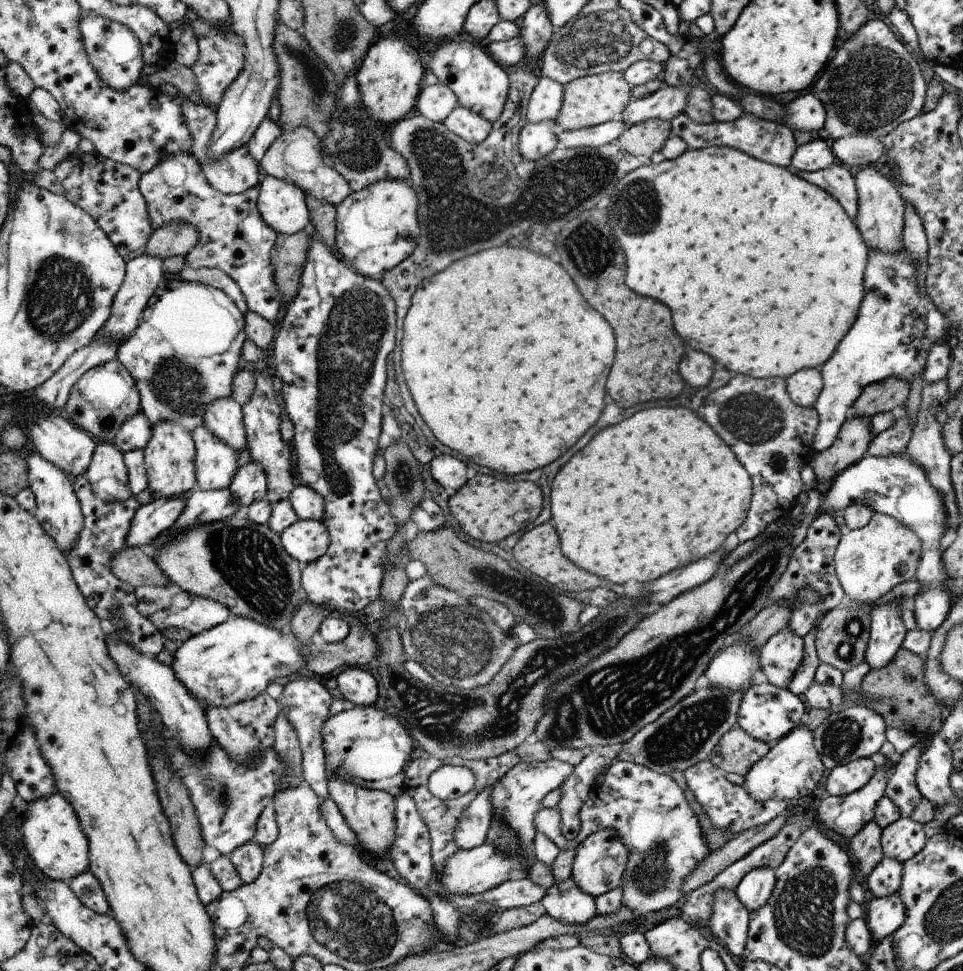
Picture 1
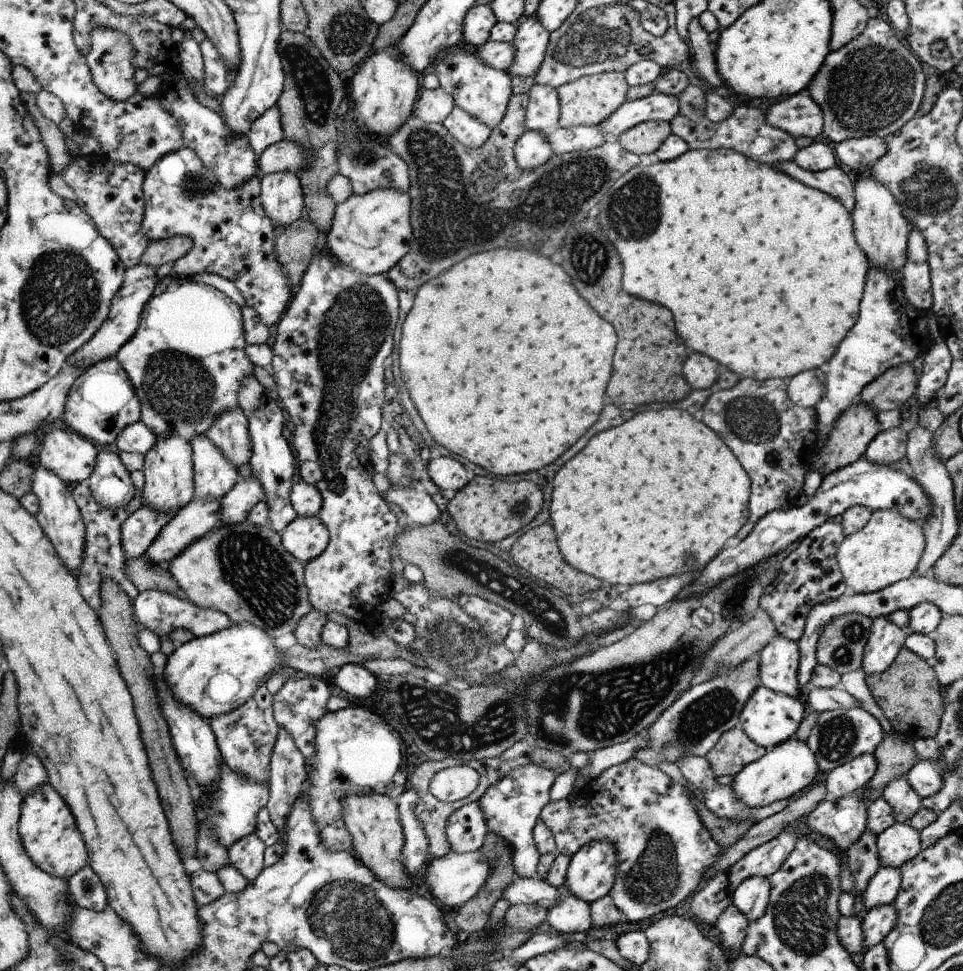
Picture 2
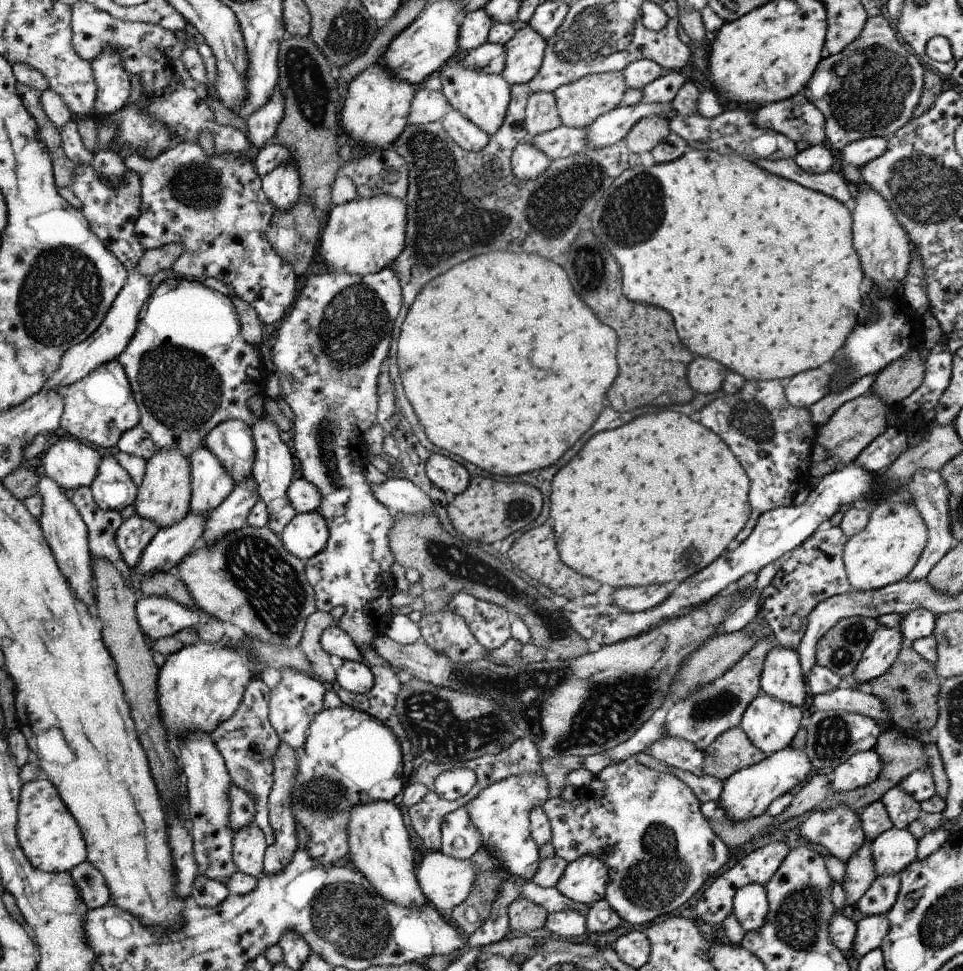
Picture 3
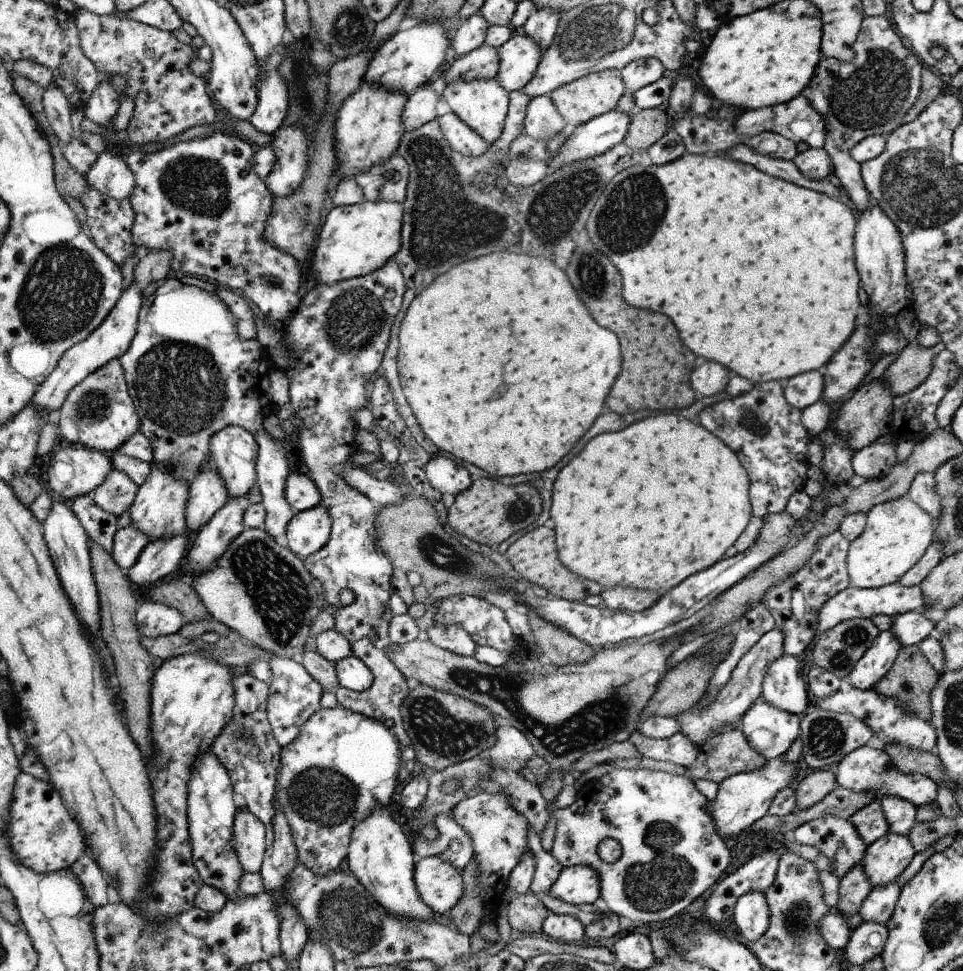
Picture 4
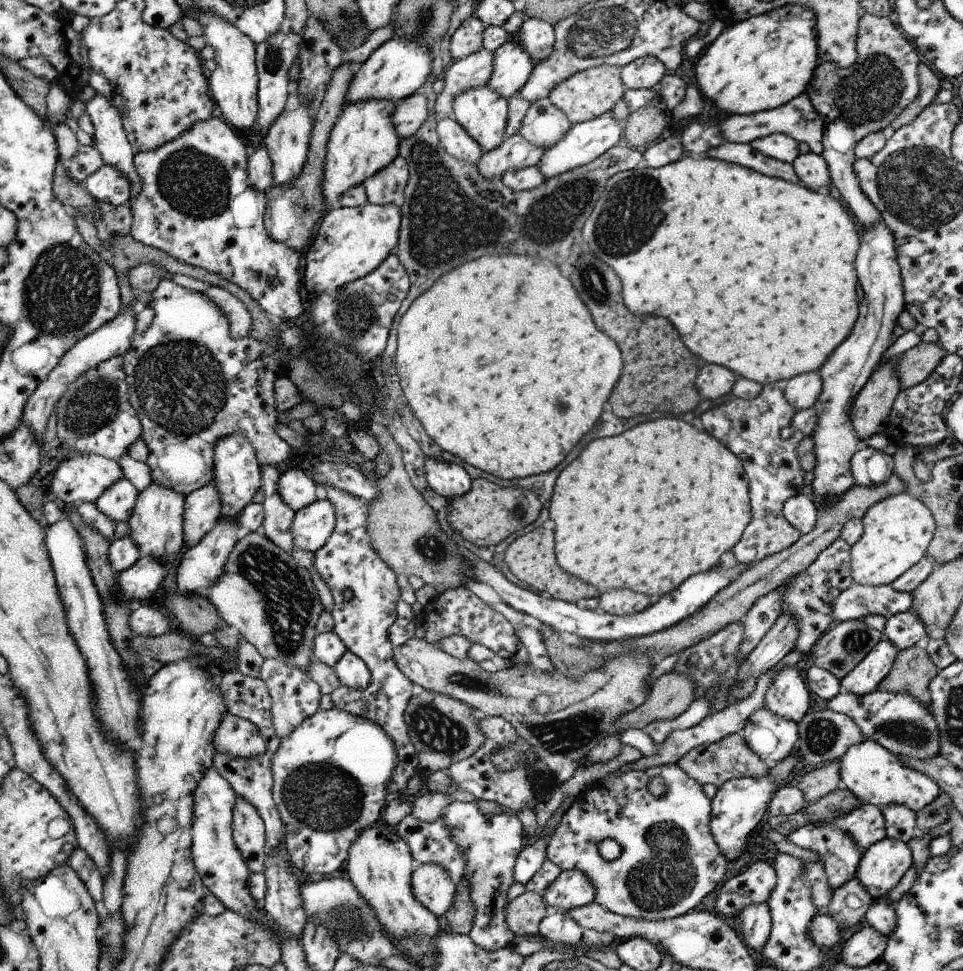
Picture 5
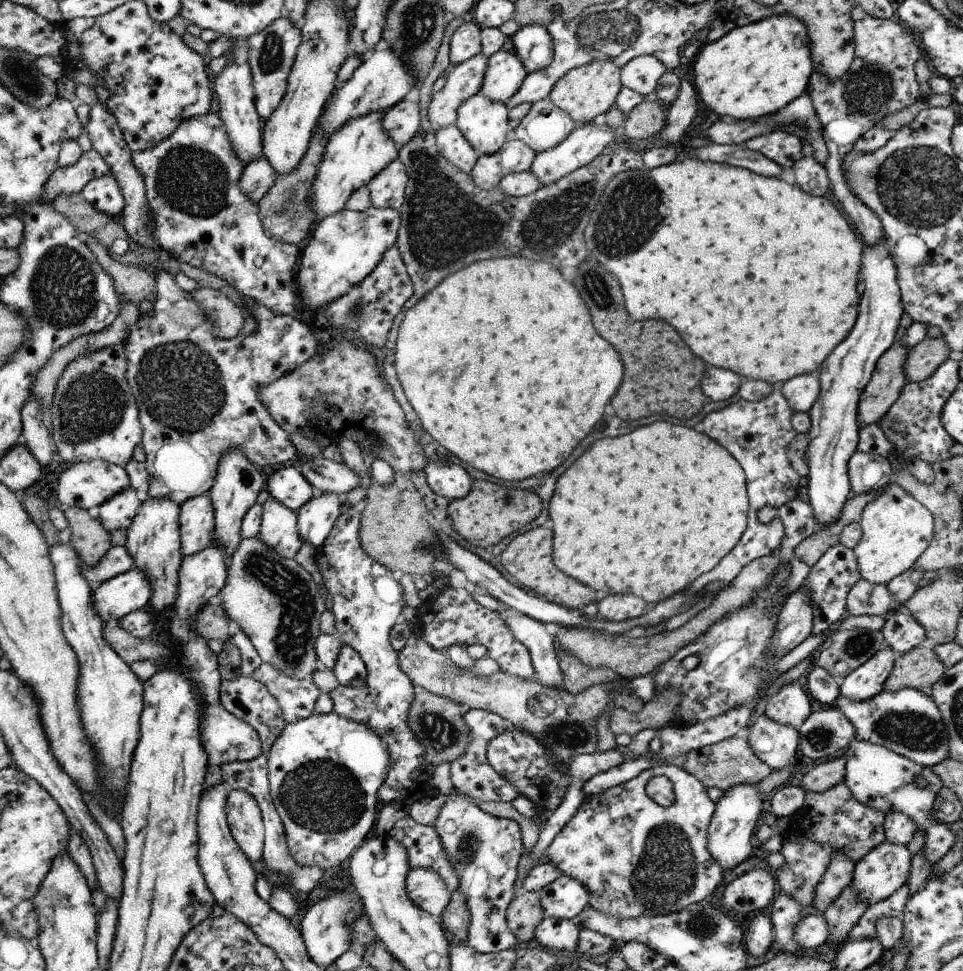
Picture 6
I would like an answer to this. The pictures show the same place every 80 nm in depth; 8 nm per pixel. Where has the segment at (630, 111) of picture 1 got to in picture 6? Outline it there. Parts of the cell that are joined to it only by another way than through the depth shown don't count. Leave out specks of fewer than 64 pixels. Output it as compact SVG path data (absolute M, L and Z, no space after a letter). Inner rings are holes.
M600 118L575 129L574 132L568 135L566 140L557 144L556 147L549 148L548 151L536 153L528 171L537 178L540 186L552 184L563 176L583 167L586 163L592 162L603 151L603 148L606 145L612 144L612 141L617 140L618 136L619 131L614 130Z

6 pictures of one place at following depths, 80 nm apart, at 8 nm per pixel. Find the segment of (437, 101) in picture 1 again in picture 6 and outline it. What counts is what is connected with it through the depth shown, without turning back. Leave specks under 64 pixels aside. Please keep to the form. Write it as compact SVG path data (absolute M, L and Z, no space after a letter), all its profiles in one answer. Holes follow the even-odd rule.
M400 102L385 111L384 128L400 150L421 127L423 113L417 102Z

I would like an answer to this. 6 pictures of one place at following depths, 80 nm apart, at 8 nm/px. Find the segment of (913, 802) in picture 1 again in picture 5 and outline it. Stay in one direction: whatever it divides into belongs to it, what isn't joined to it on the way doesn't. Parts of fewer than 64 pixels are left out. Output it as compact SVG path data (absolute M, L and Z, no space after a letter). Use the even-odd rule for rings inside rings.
M890 805L881 811L885 815L888 838L908 844L916 834L916 813L902 805Z

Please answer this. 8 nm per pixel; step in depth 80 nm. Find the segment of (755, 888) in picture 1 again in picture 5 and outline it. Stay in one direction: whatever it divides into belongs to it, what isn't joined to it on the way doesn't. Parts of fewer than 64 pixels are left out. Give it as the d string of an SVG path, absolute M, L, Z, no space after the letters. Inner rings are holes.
M766 903L750 905L739 917L746 944L756 952L761 952L771 933L769 905Z

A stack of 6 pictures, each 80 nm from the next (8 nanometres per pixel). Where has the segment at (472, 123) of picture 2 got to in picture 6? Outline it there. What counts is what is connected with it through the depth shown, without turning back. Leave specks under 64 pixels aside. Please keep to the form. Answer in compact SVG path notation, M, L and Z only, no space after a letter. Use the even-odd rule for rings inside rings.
M450 125L436 134L437 152L449 160L456 168L469 174L480 158L476 149L469 143L461 129Z

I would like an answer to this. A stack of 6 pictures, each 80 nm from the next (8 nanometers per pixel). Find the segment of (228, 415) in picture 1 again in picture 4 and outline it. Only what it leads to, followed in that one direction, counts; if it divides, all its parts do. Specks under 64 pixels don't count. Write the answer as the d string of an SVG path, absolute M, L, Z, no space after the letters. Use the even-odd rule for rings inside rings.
M226 426L209 445L211 462L225 481L229 498L248 496L257 483L258 444L248 430Z

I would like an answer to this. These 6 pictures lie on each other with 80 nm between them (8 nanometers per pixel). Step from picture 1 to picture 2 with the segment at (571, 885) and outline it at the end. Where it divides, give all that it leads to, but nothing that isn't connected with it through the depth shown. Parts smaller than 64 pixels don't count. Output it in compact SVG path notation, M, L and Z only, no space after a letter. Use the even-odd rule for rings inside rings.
M566 886L559 887L561 901L548 910L546 922L559 934L585 933L591 928L591 905L574 896Z

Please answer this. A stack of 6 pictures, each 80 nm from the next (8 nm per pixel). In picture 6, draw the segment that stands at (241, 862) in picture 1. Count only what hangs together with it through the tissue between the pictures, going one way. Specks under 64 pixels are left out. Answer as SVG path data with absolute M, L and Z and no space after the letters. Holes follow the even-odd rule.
M229 789L228 804L229 827L234 840L242 848L251 863L262 861L265 846L265 824L258 800L244 789Z

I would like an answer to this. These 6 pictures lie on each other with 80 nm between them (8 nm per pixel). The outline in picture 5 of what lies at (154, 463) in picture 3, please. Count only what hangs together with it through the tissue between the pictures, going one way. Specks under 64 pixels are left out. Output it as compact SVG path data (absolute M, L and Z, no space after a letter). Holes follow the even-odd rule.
M152 483L148 488L140 491L140 498L134 507L133 515L129 518L130 532L129 536L133 543L138 547L141 556L151 556L155 559L162 559L164 562L170 562L168 568L175 558L181 556L185 548L184 541L184 512L185 512L185 496L176 492L174 489L166 488L164 485Z

